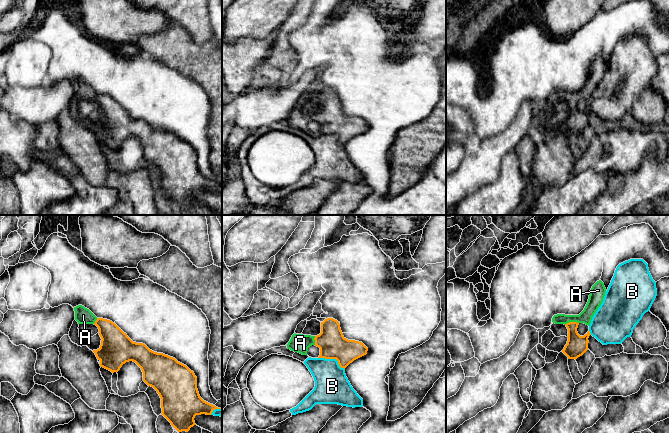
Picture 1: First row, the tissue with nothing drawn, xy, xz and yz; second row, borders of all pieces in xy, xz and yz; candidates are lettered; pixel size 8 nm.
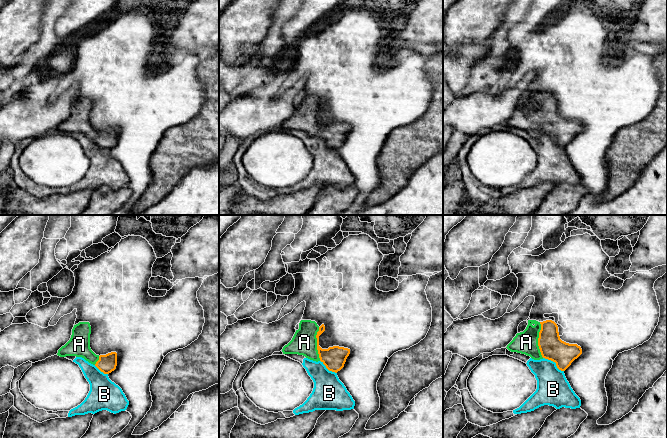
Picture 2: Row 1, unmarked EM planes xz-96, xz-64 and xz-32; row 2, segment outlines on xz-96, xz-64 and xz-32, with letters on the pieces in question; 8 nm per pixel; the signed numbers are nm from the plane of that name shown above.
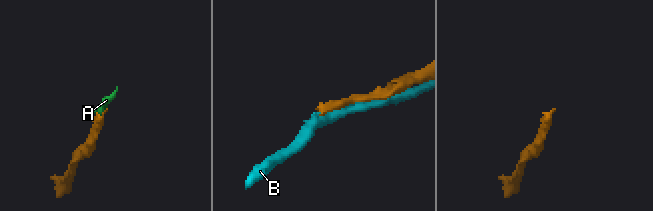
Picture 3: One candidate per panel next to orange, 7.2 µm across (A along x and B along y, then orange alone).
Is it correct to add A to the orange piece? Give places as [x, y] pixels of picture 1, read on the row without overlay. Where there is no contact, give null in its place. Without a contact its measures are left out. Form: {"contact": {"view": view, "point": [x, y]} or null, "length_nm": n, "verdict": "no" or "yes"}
{"contact": {"view": "yz", "point": [571, 98]}, "length_nm": 120, "verdict": "yes"}

